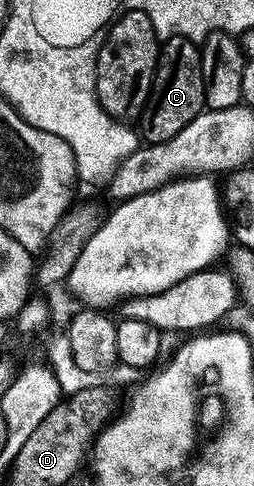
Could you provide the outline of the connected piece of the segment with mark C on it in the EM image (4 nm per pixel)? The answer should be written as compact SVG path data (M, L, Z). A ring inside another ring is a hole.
M188 38L165 39L158 55L150 99L140 119L140 124L148 124L148 128L140 128L140 132L154 132L154 143L167 142L172 136L184 132L184 128L188 128L188 124L192 124L192 120L205 109L206 85L199 43Z

